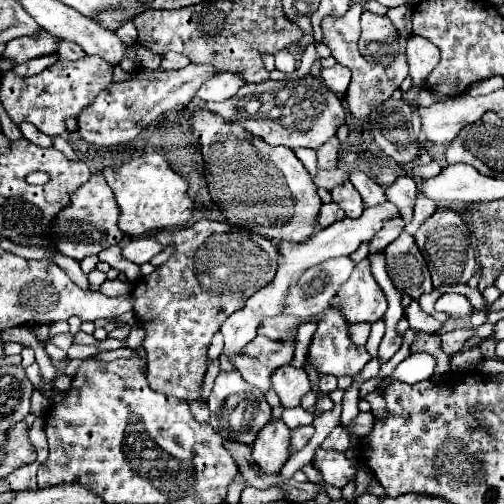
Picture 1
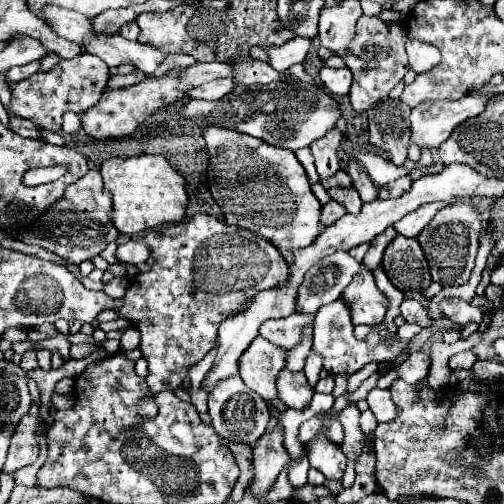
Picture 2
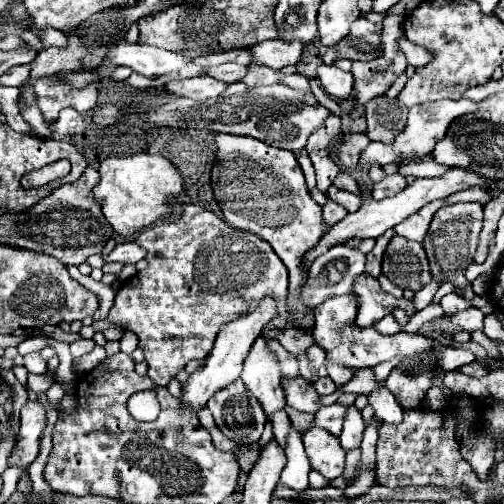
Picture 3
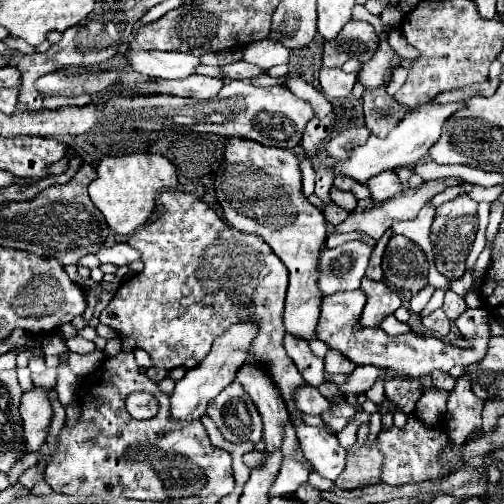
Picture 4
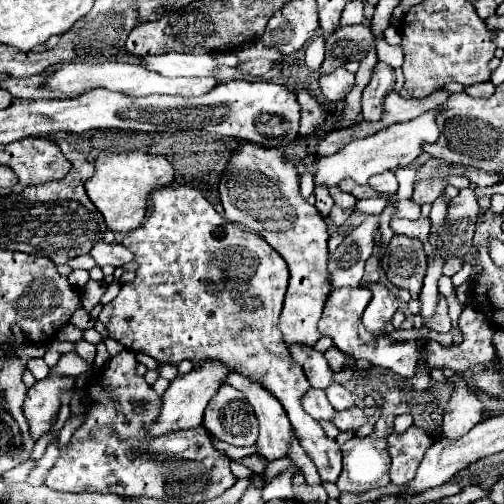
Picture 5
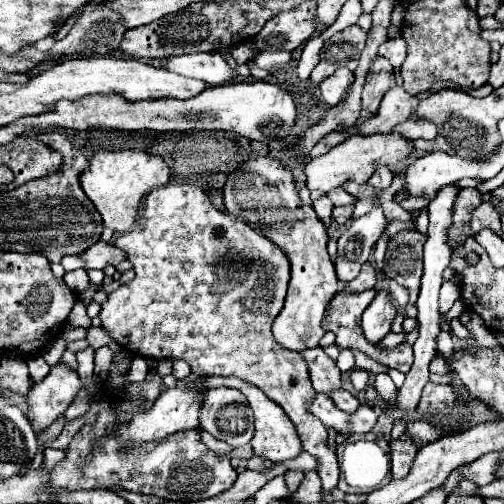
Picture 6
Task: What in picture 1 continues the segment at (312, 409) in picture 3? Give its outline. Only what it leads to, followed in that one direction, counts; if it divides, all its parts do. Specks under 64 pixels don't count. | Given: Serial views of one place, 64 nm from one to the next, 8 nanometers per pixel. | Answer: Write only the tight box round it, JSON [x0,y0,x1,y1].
[270,364,310,408]

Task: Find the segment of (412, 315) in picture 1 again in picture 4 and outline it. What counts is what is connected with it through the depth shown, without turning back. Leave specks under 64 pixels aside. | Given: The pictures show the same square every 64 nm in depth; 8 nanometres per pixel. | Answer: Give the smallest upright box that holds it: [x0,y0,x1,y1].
[360,276,402,326]

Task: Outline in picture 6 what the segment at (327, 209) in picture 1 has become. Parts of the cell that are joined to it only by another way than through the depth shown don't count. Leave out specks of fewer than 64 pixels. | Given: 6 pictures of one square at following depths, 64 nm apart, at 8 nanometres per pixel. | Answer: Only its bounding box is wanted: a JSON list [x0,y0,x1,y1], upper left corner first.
[332,204,354,224]

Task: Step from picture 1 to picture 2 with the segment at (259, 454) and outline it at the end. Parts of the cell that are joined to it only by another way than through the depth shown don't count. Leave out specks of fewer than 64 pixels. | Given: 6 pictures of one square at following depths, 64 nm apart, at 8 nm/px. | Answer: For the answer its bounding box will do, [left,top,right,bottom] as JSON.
[250,426,290,498]

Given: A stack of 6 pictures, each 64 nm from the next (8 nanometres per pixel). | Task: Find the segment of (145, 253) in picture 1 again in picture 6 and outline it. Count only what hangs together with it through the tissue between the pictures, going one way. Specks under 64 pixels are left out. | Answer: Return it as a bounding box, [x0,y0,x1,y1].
[82,240,126,268]

